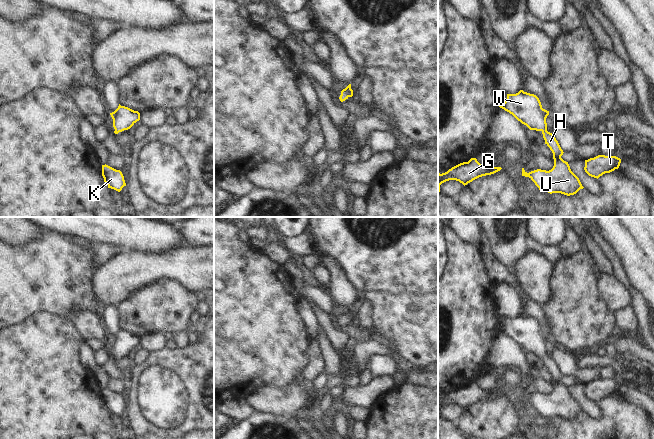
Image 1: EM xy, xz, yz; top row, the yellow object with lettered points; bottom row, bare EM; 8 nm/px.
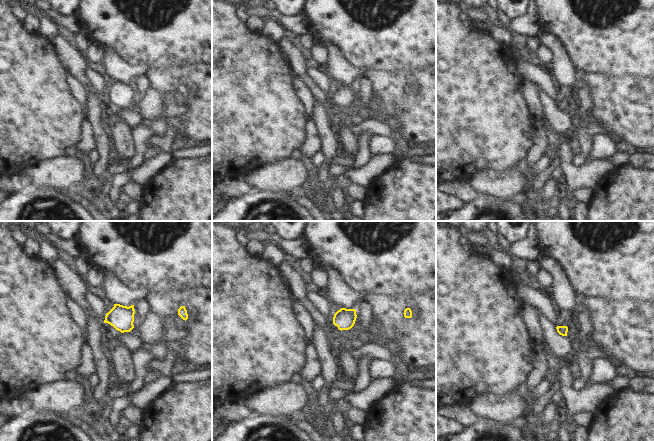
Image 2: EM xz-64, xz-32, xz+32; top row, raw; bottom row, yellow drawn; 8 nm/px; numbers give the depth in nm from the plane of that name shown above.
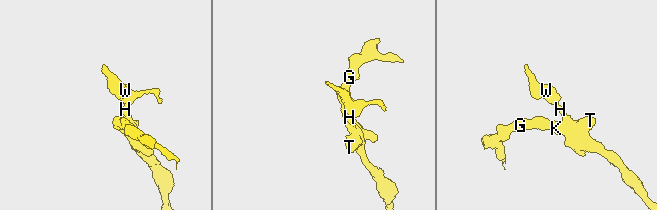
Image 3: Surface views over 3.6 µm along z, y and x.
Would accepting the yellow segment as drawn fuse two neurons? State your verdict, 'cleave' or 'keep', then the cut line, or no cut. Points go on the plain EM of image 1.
keep; no cut

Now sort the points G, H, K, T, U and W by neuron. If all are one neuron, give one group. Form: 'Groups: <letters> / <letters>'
Groups: G H K T U W.

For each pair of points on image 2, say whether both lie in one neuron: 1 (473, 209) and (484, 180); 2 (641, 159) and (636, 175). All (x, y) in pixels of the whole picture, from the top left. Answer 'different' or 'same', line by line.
1: different
2: different

